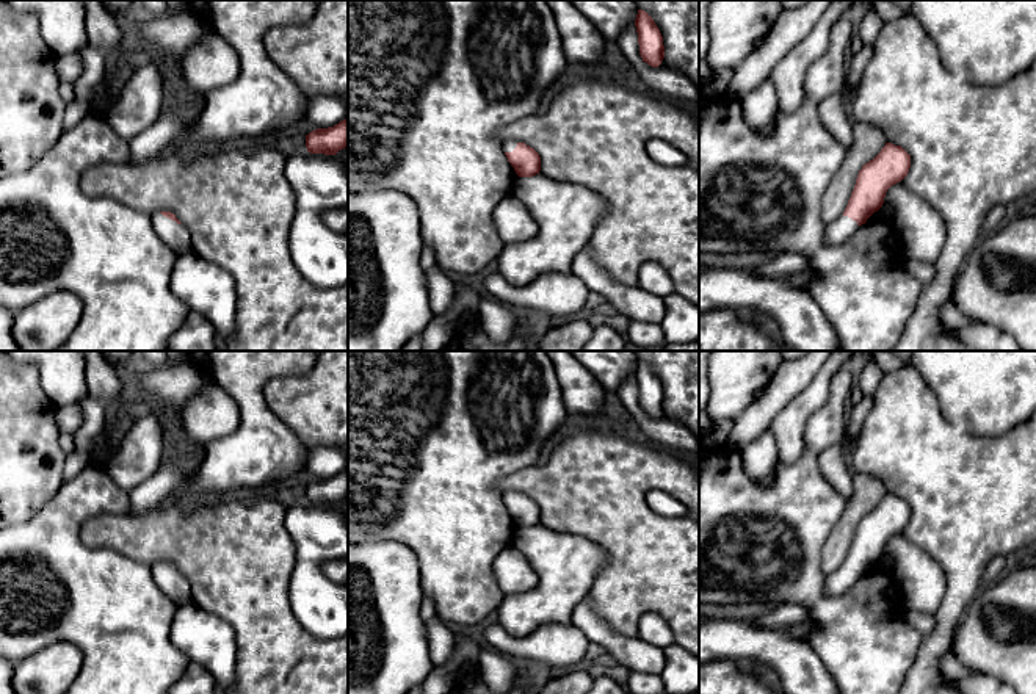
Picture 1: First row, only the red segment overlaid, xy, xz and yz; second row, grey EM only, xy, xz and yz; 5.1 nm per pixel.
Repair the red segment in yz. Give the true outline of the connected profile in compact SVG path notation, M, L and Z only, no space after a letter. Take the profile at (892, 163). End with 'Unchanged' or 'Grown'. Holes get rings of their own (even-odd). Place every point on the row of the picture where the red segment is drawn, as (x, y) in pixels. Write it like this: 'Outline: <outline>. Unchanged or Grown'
Outline: M886 143L859 171L843 215L826 226L826 244L837 246L849 240L857 227L882 207L887 190L901 182L909 168L911 155L901 146Z. Grown

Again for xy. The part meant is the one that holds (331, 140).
Outline: M348 117L328 128L317 128L306 135L306 147L310 154L335 155L348 147Z. Unchanged

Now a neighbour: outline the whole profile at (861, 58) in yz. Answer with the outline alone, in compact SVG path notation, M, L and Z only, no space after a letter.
M873 42L865 44L859 52L854 53L849 70L845 77L845 86L840 91L843 105L851 110L856 89L860 83L860 77L864 74L865 66L870 63L873 56Z

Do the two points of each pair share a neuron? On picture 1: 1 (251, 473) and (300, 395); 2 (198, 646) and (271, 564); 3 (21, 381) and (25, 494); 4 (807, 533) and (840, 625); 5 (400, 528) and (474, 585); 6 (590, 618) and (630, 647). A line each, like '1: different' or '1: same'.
1: different
2: different
3: same
4: same
5: same
6: same

